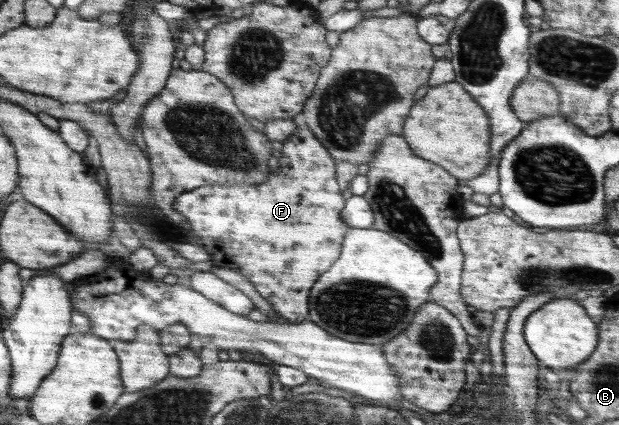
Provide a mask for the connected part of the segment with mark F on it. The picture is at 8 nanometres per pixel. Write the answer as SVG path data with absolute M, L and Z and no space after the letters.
M304 127L304 129L296 128L296 131L288 139L285 139L277 145L276 154L279 156L280 168L278 168L274 175L268 177L266 183L262 183L262 185L252 185L252 187L222 187L222 185L213 183L212 185L208 185L208 187L202 186L196 190L180 195L180 197L176 199L176 202L173 203L173 208L187 217L192 228L192 235L194 235L191 243L204 248L204 251L211 257L210 262L212 265L228 268L240 273L256 287L256 291L258 291L266 301L270 302L273 312L276 312L284 321L300 323L308 319L308 296L312 285L316 283L316 279L318 279L326 269L330 269L332 263L338 260L344 233L346 233L350 227L346 225L341 218L341 211L343 210L346 199L342 196L342 189L337 182L335 172L337 162L309 129L306 129L306 127Z

